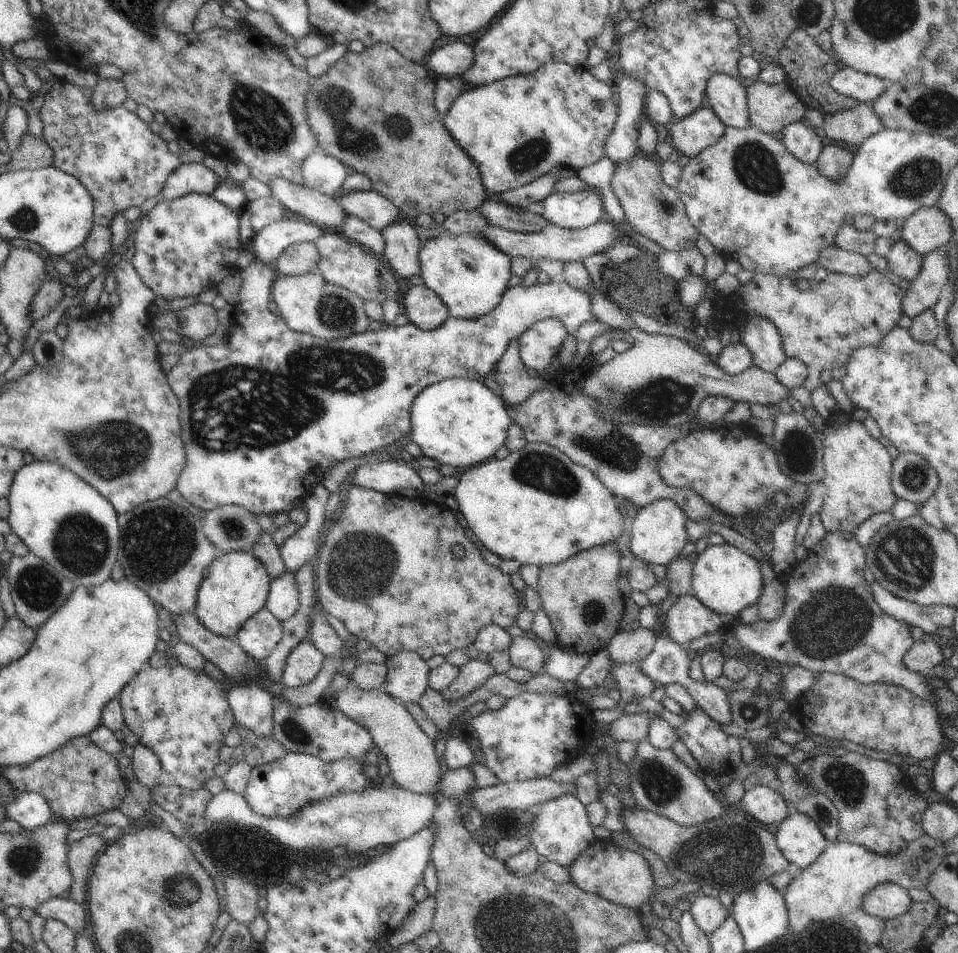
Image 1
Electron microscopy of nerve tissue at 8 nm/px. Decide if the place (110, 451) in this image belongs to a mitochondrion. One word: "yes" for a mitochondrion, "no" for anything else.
yes

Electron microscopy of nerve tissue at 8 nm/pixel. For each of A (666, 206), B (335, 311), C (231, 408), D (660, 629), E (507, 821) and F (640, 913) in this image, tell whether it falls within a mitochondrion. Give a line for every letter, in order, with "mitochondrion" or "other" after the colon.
A: mitochondrion
B: mitochondrion
C: mitochondrion
D: other
E: mitochondrion
F: other

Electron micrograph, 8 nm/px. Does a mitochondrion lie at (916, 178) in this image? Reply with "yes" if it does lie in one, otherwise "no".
yes

